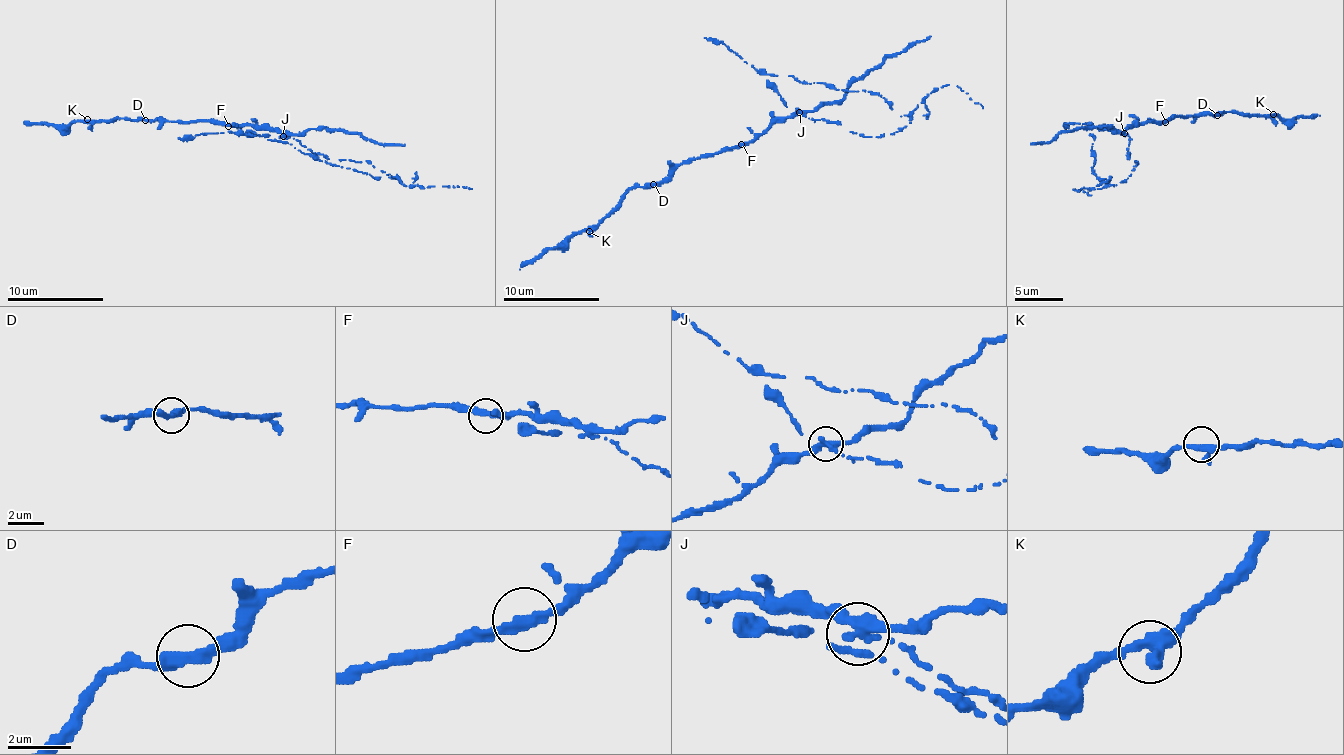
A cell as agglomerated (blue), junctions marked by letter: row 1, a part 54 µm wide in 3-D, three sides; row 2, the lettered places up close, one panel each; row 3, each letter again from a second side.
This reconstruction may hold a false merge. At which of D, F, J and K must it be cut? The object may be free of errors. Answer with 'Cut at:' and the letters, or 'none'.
Cut at: J

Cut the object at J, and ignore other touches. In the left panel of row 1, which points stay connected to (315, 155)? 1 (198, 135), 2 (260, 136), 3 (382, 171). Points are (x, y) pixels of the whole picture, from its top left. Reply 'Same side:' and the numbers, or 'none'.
Same side: 1, 2, 3

